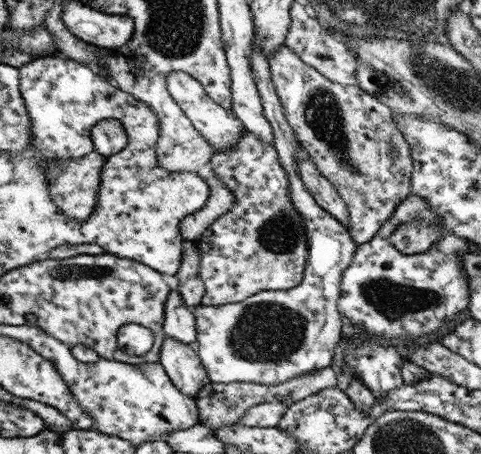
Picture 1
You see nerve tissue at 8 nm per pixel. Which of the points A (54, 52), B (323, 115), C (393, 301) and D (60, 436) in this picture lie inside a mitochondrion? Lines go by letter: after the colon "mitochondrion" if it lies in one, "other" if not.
A: other
B: mitochondrion
C: mitochondrion
D: other

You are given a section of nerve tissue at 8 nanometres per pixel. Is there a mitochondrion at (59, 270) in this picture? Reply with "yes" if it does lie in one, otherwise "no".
yes

